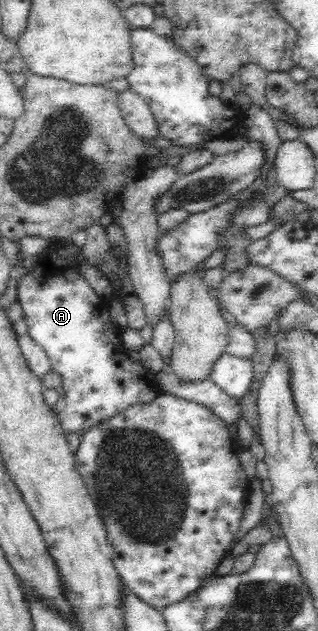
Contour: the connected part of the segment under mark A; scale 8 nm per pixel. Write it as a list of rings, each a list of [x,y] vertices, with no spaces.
[[[50,250],[46,255],[34,259],[19,257],[17,265],[32,266],[30,273],[20,279],[17,299],[24,309],[23,319],[28,324],[28,336],[44,348],[53,371],[62,377],[64,397],[59,397],[52,408],[65,432],[76,431],[82,435],[90,427],[114,417],[124,409],[137,403],[150,403],[160,395],[160,388],[154,375],[148,374],[141,363],[131,364],[128,360],[128,350],[116,336],[116,331],[111,325],[108,298],[103,299],[96,294],[81,275],[77,262],[63,261]]]

